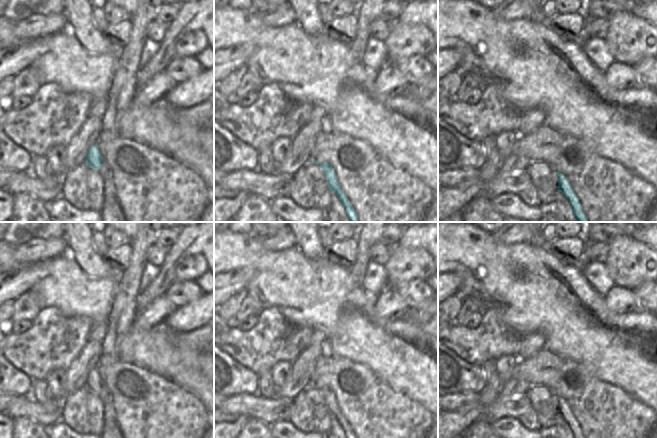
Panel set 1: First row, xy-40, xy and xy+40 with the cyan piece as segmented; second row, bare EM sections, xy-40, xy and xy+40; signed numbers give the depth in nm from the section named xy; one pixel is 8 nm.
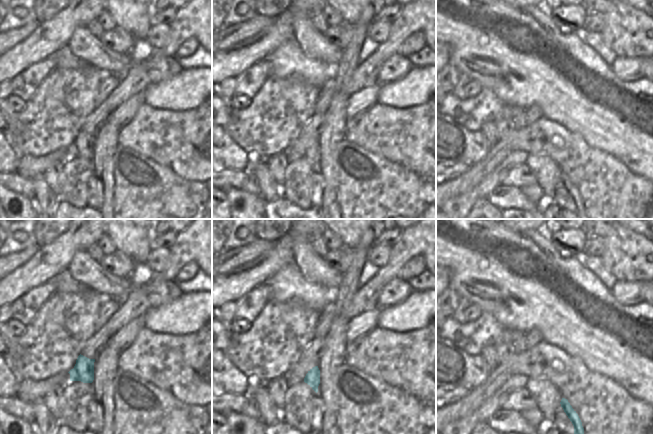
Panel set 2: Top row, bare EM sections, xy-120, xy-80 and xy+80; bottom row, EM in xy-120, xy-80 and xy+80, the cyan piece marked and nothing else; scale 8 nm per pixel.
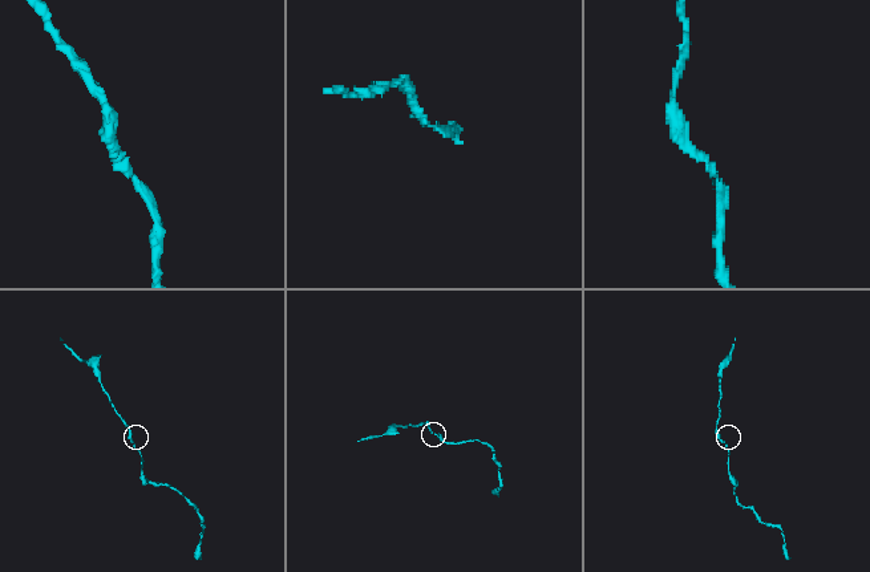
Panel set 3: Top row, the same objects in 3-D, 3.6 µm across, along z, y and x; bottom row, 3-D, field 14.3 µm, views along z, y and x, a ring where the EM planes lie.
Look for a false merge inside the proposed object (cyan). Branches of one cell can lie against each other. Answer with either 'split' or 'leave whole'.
leave whole

